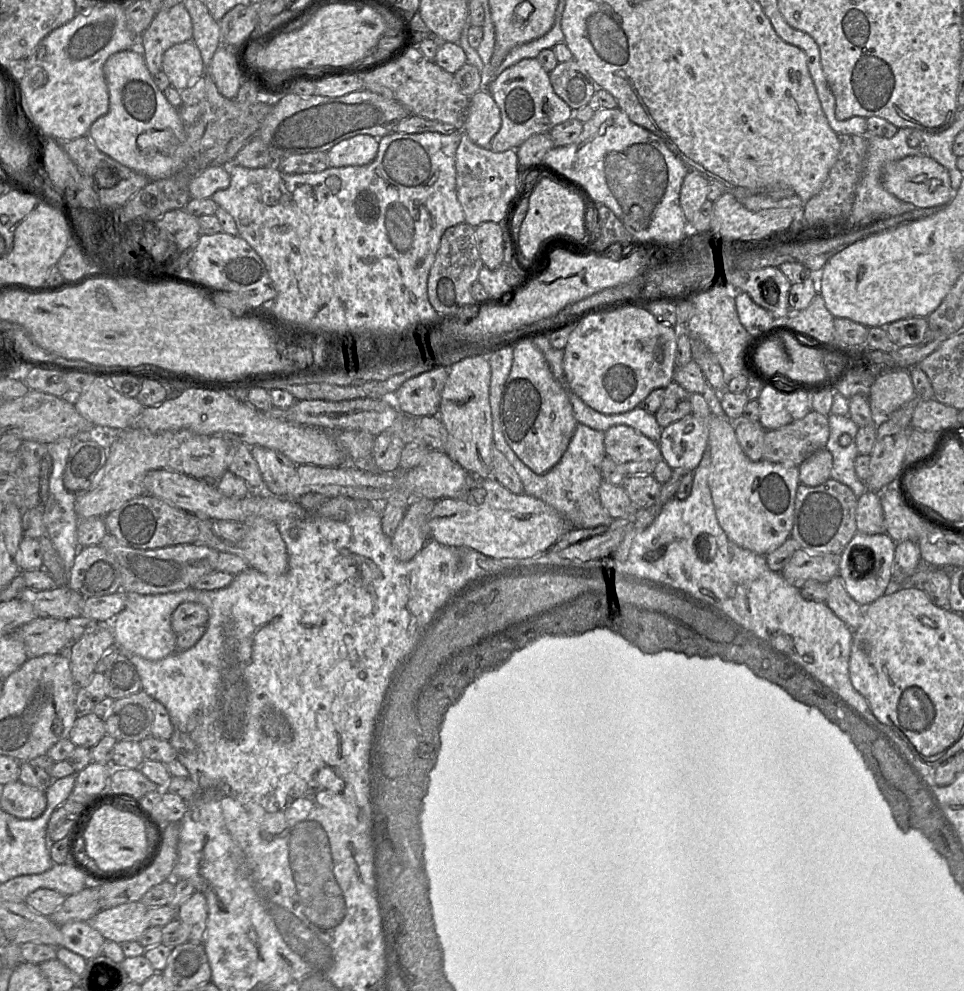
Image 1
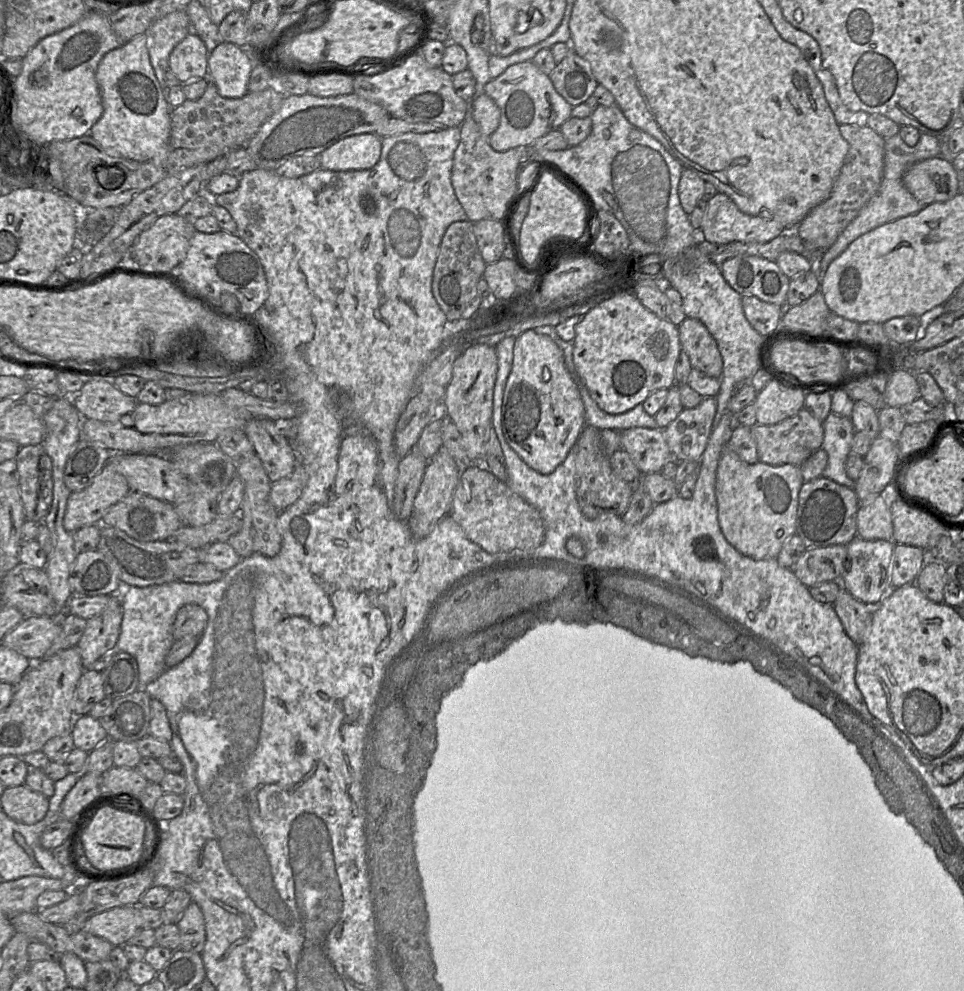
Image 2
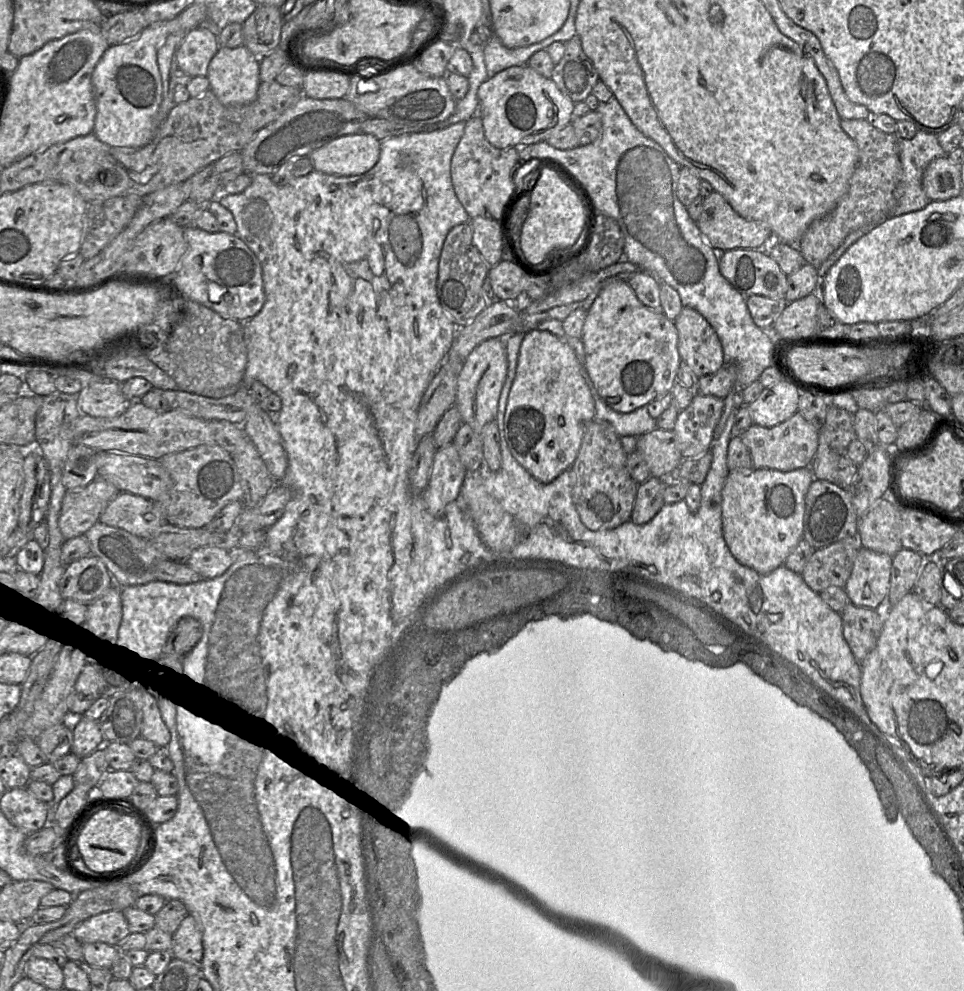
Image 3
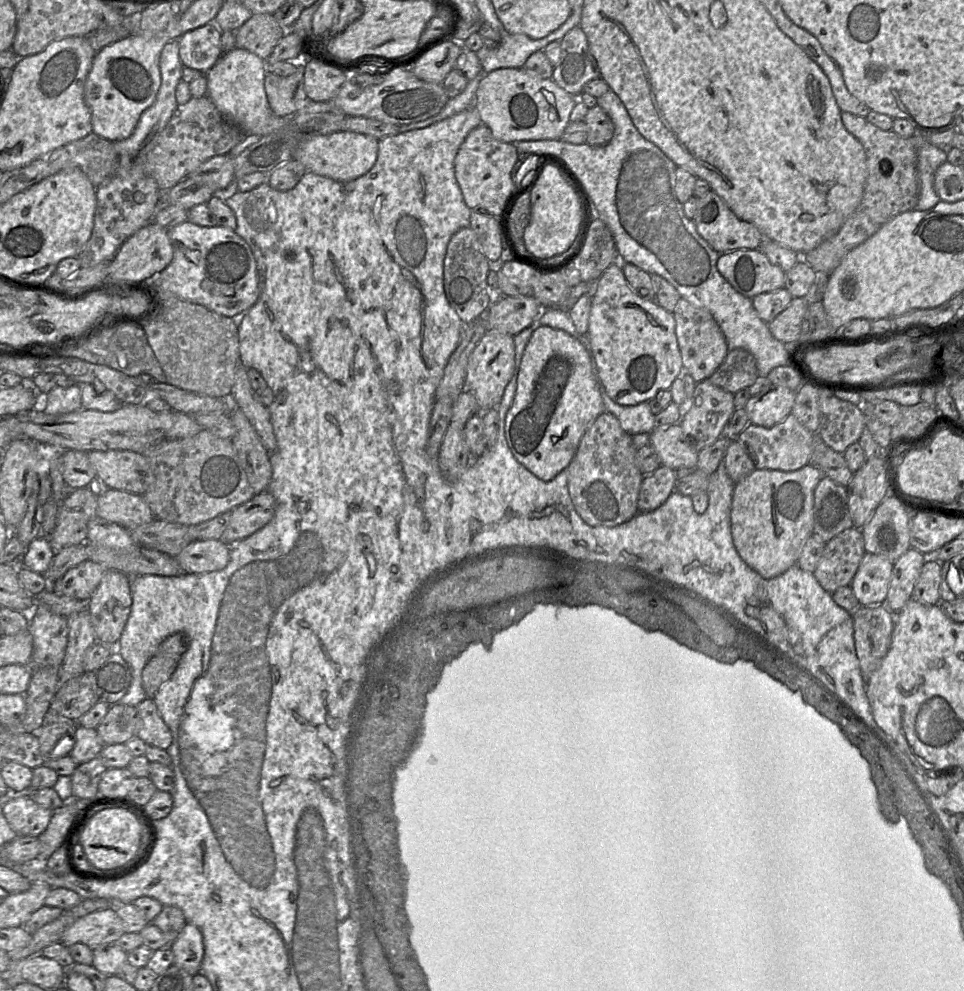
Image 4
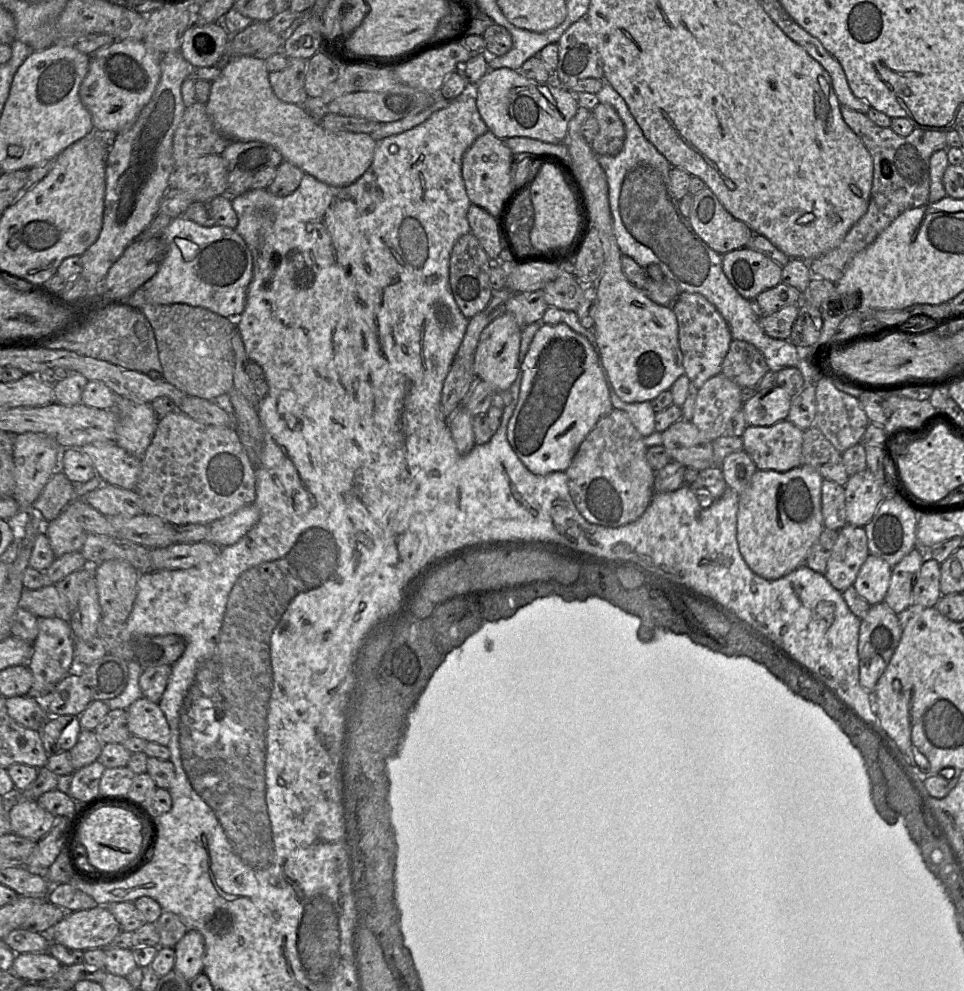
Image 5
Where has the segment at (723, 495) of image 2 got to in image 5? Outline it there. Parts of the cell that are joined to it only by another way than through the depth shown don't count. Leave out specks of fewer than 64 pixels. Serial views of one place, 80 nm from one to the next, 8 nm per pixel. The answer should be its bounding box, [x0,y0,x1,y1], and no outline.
[737,465,824,580]

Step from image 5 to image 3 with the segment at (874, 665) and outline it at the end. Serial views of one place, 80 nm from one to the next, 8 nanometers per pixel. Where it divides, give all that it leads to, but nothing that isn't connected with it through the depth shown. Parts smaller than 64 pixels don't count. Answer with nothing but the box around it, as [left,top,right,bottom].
[840,603,884,663]

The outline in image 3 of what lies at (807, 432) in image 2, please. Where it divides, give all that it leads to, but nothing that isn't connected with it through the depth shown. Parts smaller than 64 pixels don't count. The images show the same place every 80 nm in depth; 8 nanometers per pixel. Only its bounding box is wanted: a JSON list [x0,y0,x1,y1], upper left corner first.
[740,411,819,472]

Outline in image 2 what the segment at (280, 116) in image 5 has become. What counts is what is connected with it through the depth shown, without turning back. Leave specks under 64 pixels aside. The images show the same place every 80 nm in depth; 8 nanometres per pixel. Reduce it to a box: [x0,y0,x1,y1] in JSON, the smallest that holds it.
[208,42,381,171]

